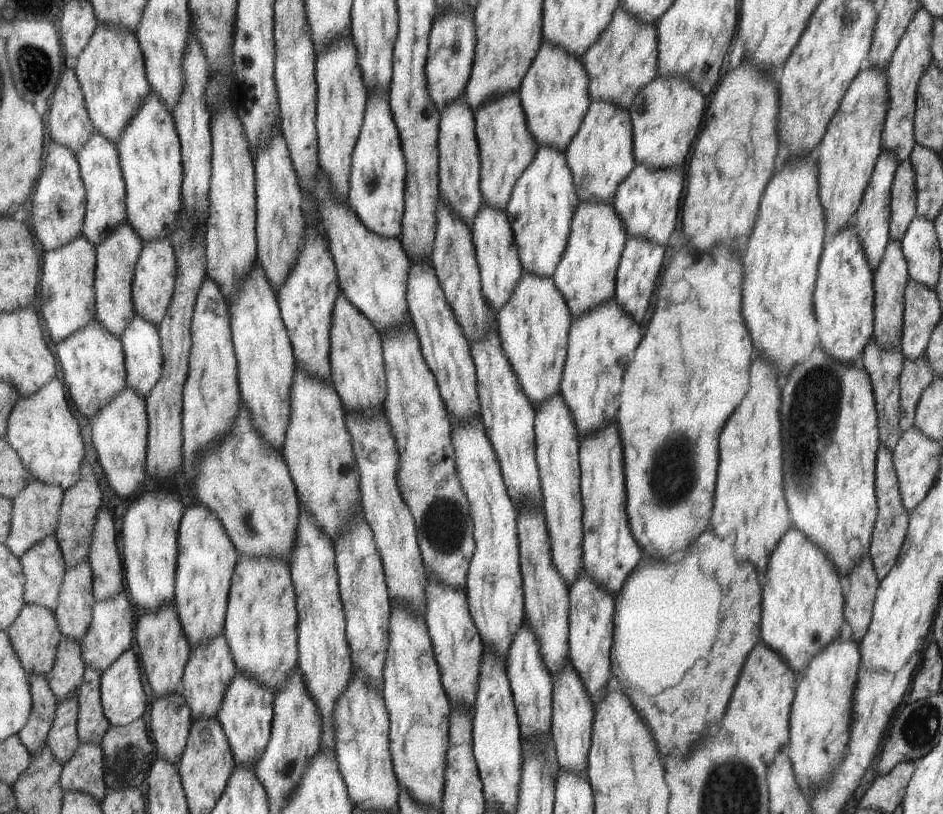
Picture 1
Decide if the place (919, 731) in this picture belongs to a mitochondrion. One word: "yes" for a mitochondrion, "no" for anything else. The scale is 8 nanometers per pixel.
yes

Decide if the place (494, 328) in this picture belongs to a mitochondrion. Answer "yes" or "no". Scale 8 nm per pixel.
no

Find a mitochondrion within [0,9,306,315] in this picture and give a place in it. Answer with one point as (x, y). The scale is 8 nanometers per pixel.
(36, 69)

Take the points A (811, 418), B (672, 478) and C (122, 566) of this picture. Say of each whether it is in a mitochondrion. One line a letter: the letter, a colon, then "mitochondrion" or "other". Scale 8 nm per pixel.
A: mitochondrion
B: mitochondrion
C: other

